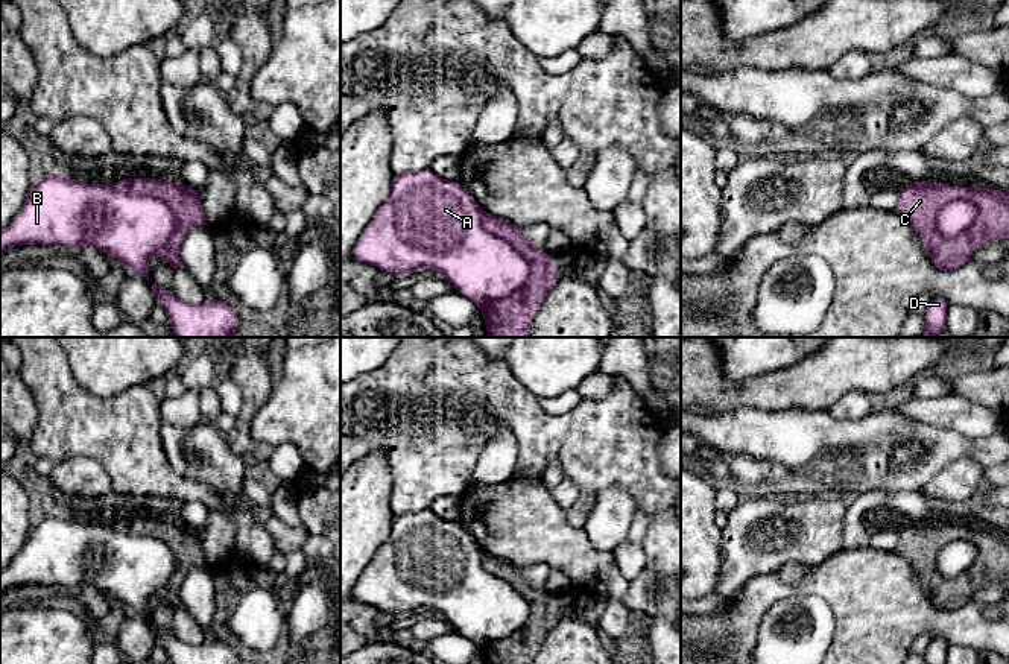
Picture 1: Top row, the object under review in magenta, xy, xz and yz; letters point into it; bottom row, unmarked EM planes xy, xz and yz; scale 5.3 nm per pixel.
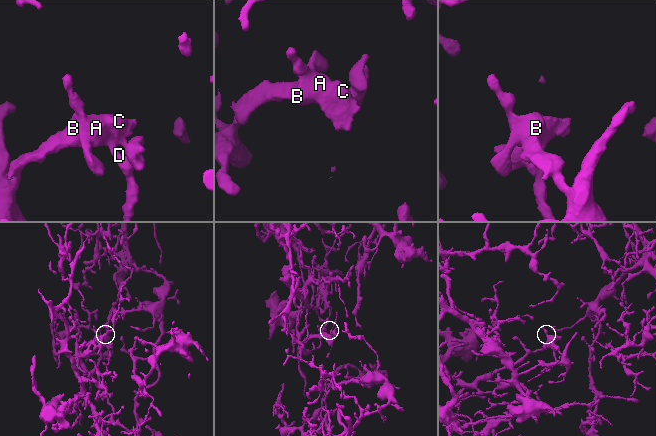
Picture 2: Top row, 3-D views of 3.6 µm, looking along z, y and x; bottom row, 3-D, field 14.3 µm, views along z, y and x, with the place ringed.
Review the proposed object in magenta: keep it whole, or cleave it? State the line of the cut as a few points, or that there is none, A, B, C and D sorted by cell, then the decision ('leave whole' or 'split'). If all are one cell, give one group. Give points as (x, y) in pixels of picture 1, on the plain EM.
cut in xz along (483, 553), (483, 567), (528, 603), (529, 617), (480, 648); A B D / C; split

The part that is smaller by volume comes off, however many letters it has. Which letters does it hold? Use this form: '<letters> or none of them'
C

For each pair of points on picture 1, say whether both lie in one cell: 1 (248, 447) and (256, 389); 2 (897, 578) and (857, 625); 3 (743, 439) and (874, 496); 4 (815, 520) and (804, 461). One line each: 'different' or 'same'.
1: same
2: same
3: different
4: different

